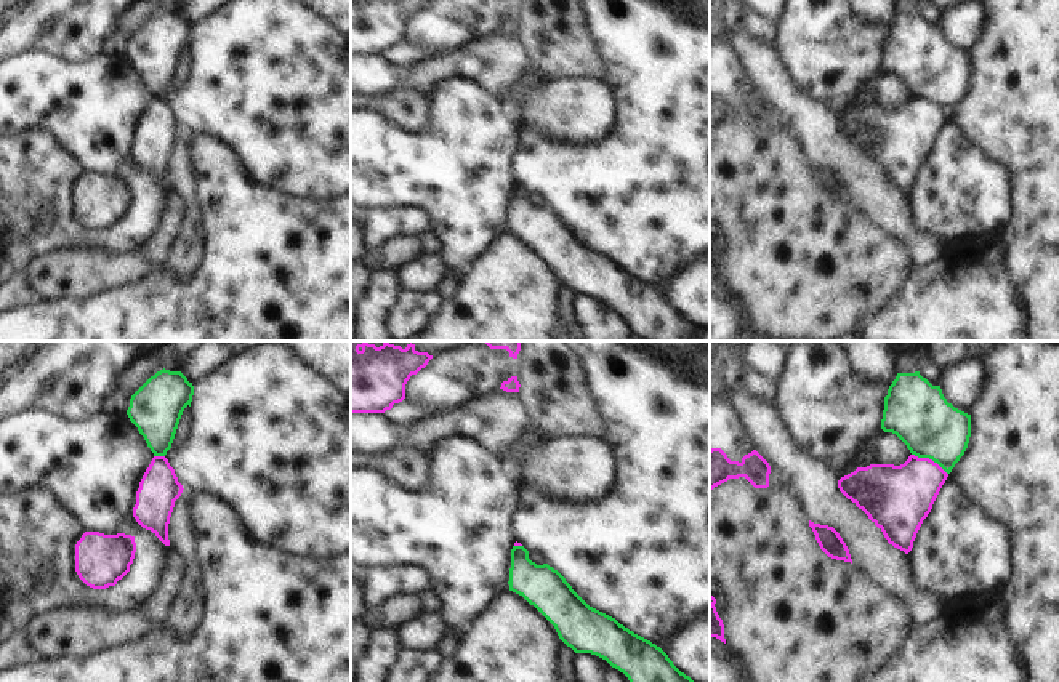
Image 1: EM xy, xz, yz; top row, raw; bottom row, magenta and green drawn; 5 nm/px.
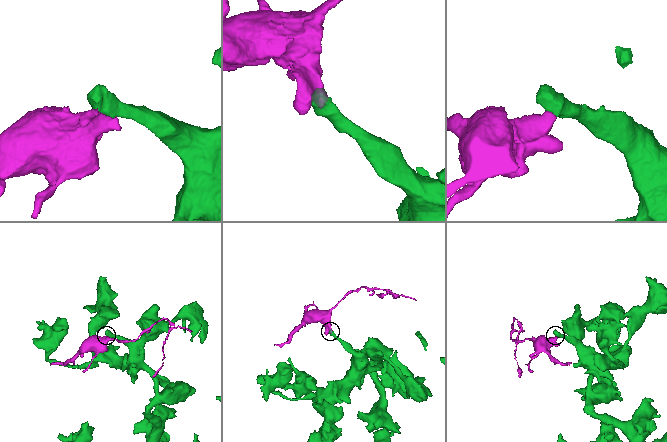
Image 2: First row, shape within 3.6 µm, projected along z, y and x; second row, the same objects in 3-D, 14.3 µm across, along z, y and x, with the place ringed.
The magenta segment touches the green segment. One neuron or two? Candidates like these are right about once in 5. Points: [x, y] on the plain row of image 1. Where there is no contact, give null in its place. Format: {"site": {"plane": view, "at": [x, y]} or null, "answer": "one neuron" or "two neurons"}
{"site": {"plane": "yz", "at": [928, 100]}, "answer": "two neurons"}

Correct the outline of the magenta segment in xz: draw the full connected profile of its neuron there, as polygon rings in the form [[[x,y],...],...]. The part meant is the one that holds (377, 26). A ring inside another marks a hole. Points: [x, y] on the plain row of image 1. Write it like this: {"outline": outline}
{"outline": [[[351,0],[351,54],[385,54],[405,40],[405,26],[431,0]]]}

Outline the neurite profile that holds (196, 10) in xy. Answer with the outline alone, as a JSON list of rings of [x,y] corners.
[[[189,0],[186,5],[183,16],[189,24],[199,22],[207,16],[216,14],[226,3],[231,0]]]

